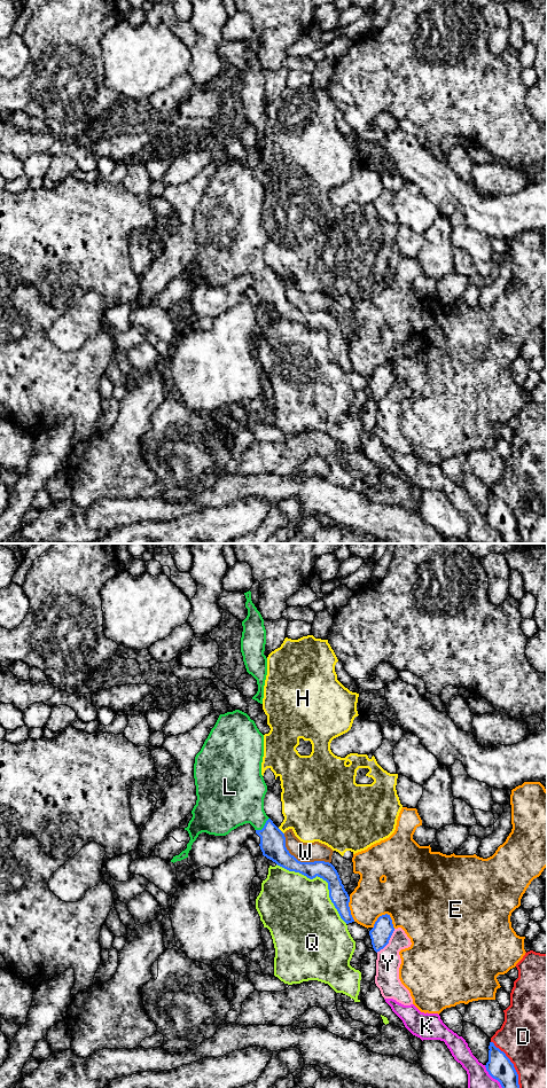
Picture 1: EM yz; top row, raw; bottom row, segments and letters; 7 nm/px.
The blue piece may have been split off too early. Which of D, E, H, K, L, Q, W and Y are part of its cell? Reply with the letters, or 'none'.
L

